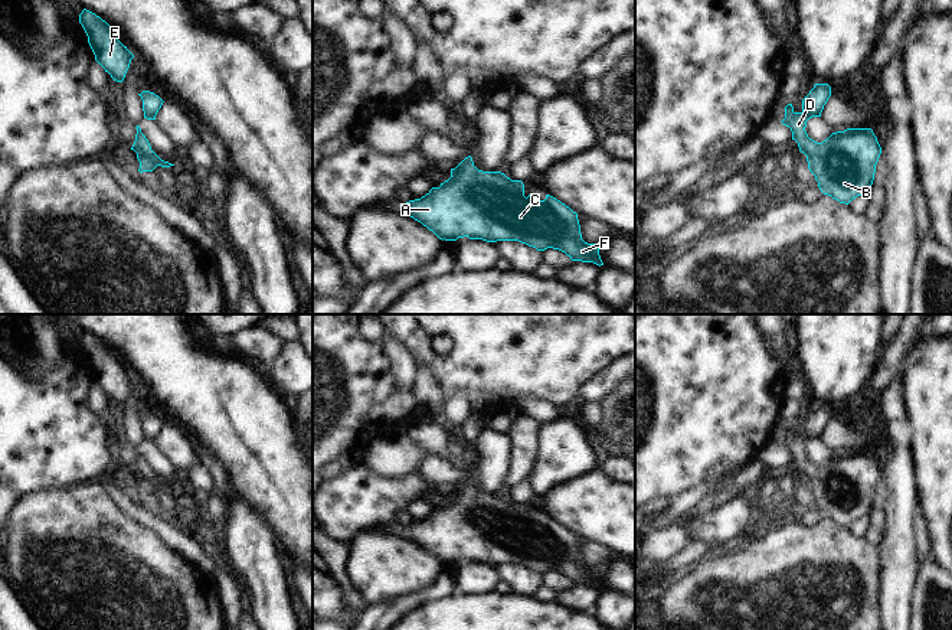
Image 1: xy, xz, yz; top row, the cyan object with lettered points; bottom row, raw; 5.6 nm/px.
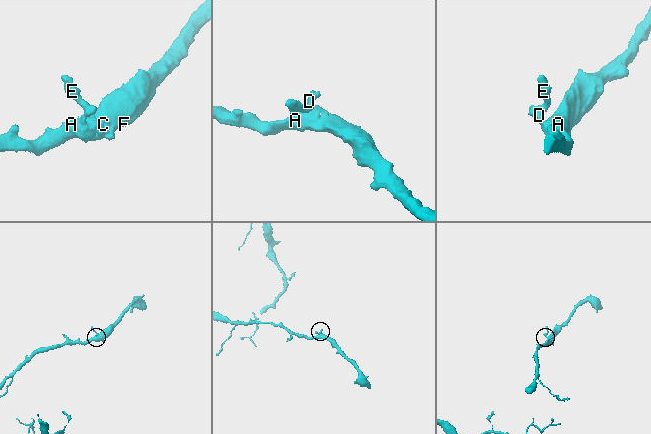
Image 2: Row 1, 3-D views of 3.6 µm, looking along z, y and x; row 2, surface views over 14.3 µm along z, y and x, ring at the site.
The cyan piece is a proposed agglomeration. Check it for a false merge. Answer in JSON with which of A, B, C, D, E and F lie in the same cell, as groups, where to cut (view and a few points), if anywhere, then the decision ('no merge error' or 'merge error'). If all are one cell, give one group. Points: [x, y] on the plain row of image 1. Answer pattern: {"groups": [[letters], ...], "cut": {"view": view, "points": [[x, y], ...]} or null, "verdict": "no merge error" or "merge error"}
{"groups": [["A", "B", "C", "D", "E", "F"]], "cut": null, "verdict": "no merge error"}

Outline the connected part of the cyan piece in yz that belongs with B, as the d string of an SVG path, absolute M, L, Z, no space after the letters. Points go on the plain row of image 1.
M815 407L802 422L802 434L795 435L792 427L788 427L781 445L791 451L792 463L807 479L808 492L815 499L819 513L848 528L870 513L881 470L871 451L837 454L822 466L809 461L805 454L807 444L821 440L830 420L828 407Z

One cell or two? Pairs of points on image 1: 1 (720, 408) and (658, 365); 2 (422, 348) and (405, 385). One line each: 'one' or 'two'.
1: one
2: two

